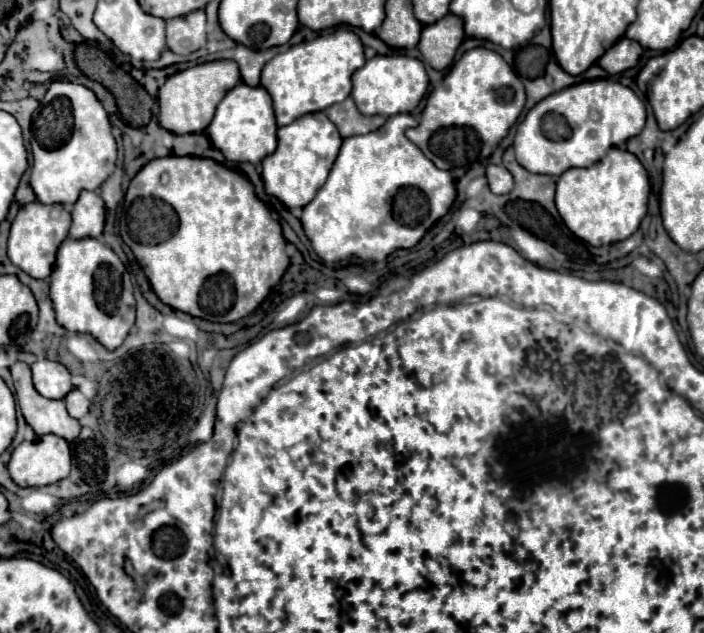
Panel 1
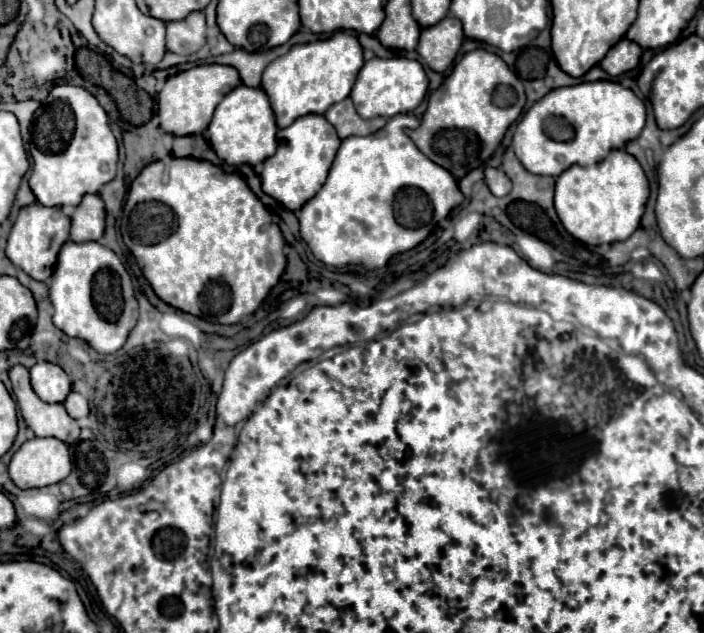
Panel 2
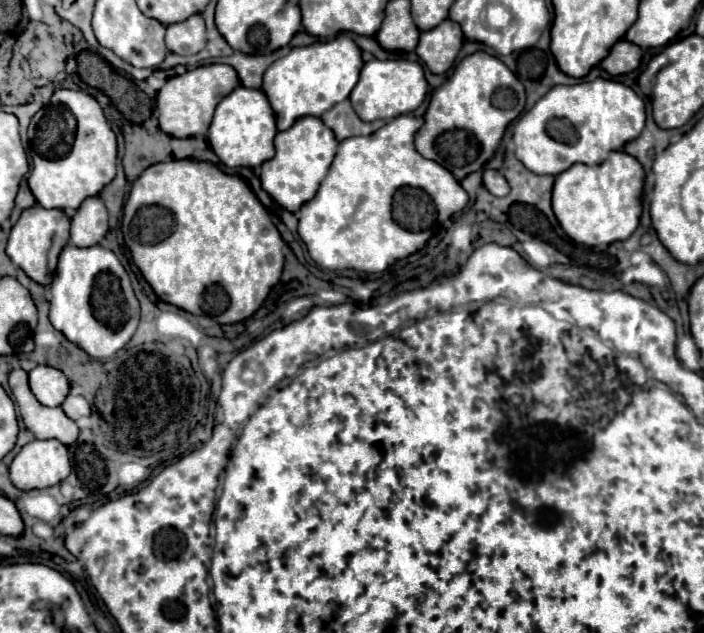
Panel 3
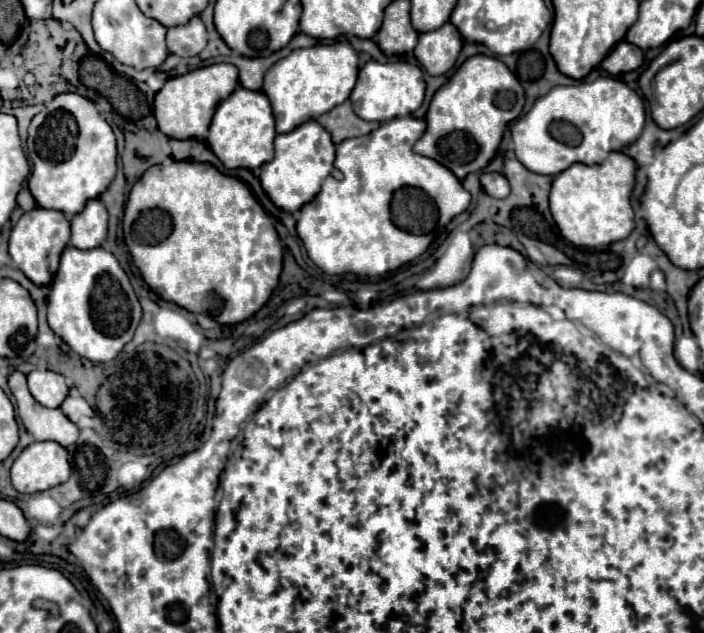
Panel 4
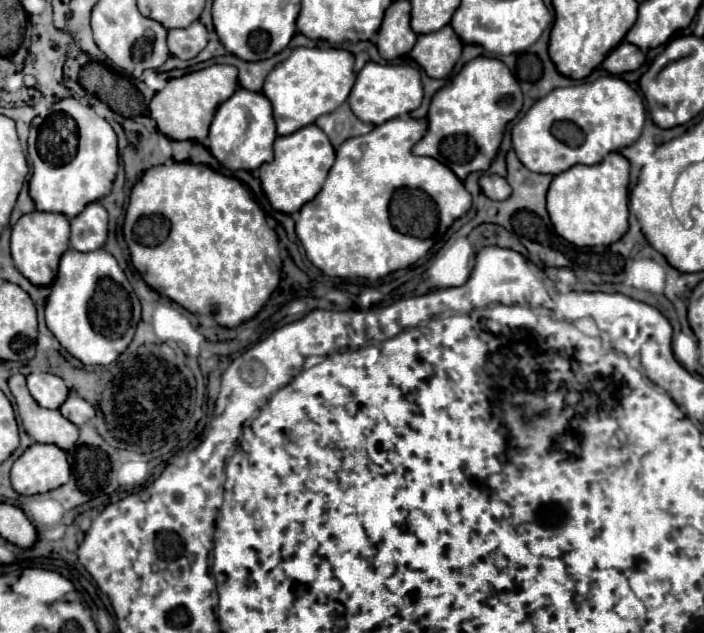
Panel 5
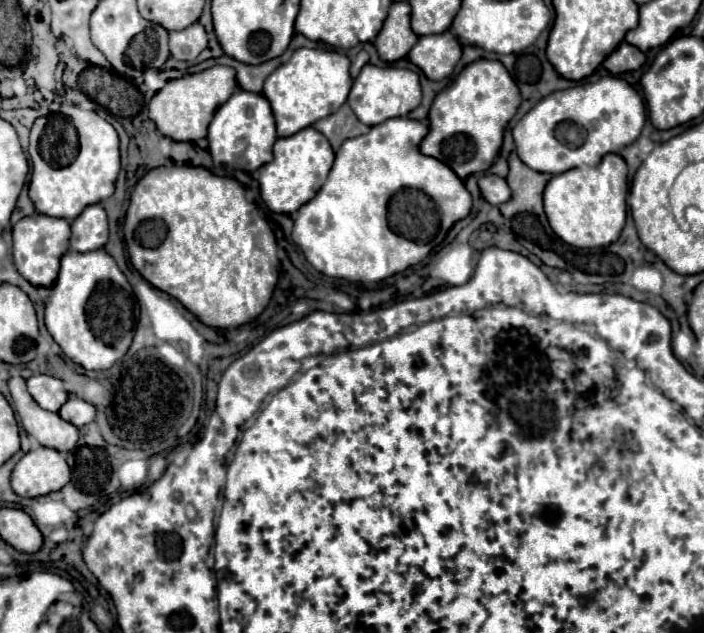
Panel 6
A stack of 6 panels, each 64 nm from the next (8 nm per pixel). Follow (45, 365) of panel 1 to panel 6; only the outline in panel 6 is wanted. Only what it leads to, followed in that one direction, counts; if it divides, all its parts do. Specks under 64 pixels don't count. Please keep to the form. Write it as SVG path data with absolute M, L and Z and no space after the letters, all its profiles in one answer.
M34 374L32 378L28 378L28 392L44 410L50 412L58 412L60 406L68 400L64 382L46 374Z

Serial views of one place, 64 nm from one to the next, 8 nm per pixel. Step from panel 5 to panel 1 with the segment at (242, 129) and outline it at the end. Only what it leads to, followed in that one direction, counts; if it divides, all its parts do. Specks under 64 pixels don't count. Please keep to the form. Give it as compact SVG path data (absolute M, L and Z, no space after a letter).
M240 82L218 104L214 120L206 128L206 134L226 160L258 164L264 156L276 150L276 130L278 126L274 118L272 98L268 96L268 92L262 86L248 88L248 84Z

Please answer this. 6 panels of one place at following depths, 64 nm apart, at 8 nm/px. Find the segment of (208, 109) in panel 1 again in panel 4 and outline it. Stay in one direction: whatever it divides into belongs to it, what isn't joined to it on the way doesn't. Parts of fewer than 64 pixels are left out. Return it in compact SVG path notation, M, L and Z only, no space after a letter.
M212 64L198 70L192 70L184 76L170 78L164 88L154 98L154 116L158 128L178 140L186 138L206 138L216 106L228 98L238 88L238 72L232 64Z

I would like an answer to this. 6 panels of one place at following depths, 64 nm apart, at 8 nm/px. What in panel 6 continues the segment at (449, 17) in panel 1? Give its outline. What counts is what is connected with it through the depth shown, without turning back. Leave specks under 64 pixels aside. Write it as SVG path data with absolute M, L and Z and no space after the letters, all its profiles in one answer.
M450 30L440 34L420 36L416 46L408 54L410 62L416 64L430 80L442 80L450 76L460 56L462 56L462 46Z

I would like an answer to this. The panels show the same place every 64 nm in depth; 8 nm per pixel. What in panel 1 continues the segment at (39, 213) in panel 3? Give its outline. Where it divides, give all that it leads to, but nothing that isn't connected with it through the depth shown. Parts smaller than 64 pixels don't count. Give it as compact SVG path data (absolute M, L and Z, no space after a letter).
M36 200L22 206L12 222L8 236L8 256L12 264L28 272L32 278L42 278L42 280L48 278L56 260L56 250L60 242L68 236L68 228L70 228L70 212L62 204L46 206Z

